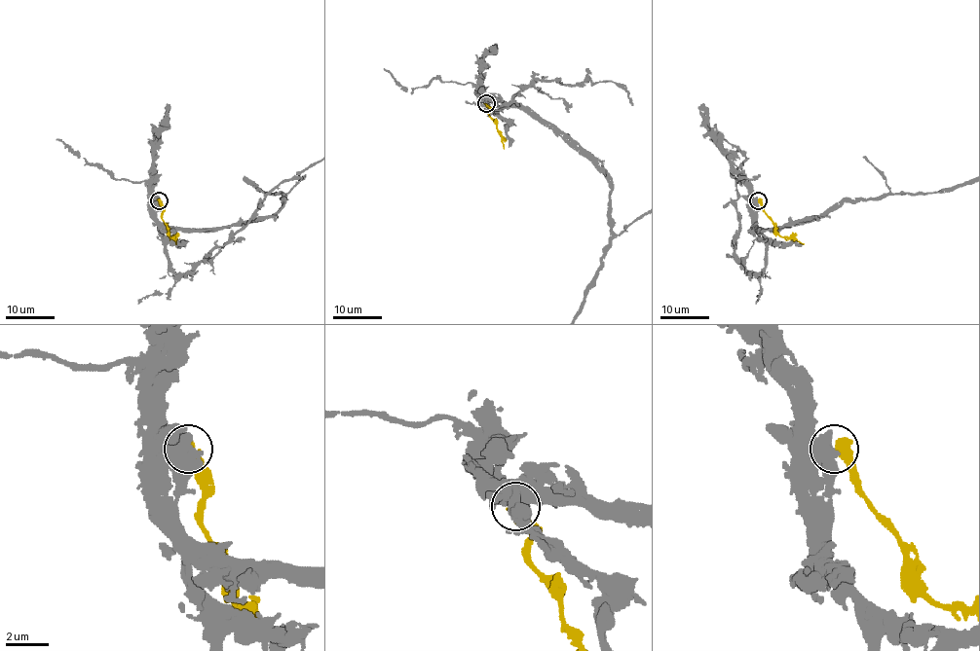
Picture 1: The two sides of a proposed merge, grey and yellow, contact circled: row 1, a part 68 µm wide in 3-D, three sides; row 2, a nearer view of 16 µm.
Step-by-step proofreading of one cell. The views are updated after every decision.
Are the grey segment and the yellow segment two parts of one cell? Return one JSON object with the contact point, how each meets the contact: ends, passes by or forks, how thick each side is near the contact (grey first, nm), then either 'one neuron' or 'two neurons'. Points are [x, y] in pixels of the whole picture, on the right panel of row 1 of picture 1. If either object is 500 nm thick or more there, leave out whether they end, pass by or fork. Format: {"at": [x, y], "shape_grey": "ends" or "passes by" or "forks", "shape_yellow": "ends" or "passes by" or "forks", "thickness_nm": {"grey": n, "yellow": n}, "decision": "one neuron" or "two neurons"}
{"at": [758, 200], "thickness_nm": {"grey": 850, "yellow": 550}, "decision": "two neurons"}

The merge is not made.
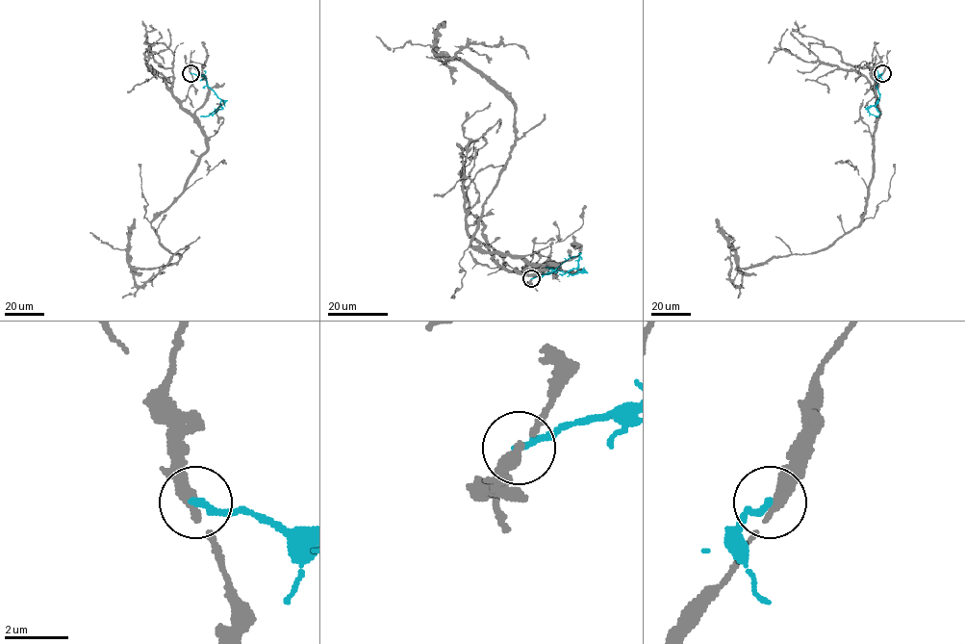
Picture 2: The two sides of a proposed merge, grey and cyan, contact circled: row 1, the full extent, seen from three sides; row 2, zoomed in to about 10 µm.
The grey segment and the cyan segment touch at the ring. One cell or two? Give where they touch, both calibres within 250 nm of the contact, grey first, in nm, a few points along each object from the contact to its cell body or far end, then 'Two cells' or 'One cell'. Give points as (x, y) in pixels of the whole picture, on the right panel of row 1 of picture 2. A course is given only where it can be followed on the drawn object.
Place: (882, 73). Thickness 320 nm (grey) against 240 nm. Course of grey: (882, 73), (859, 224), (816, 252), (738, 268), (735, 286), (729, 249), (740, 246). Course of cyan: (882, 73), (877, 76), (879, 98), (868, 110), (878, 116). Two cells

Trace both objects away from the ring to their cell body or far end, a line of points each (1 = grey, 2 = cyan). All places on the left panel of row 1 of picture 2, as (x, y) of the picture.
1: (190, 73), (181, 105), (207, 149), (151, 224), (180, 259), (132, 268), (135, 283), (189, 246)
2: (190, 73), (205, 76), (207, 85), (220, 99), (221, 108), (200, 116)

